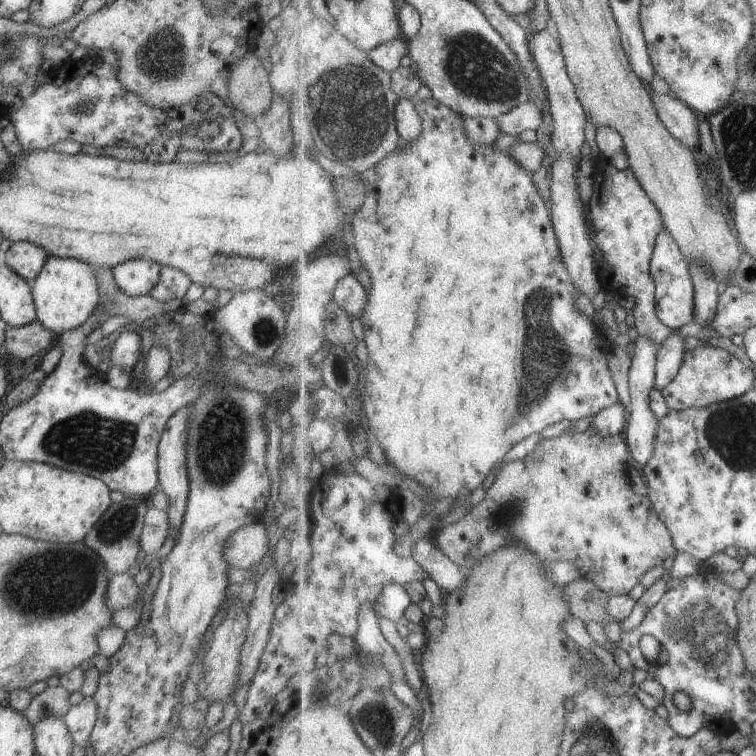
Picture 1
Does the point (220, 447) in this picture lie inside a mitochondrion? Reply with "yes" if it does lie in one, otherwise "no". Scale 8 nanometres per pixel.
yes

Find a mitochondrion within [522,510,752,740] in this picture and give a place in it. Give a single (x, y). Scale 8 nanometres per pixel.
(695, 629)

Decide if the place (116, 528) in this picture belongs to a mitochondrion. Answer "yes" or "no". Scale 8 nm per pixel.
yes

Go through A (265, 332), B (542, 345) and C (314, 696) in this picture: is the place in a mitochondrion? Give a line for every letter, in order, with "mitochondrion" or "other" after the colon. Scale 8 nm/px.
A: mitochondrion
B: mitochondrion
C: mitochondrion

